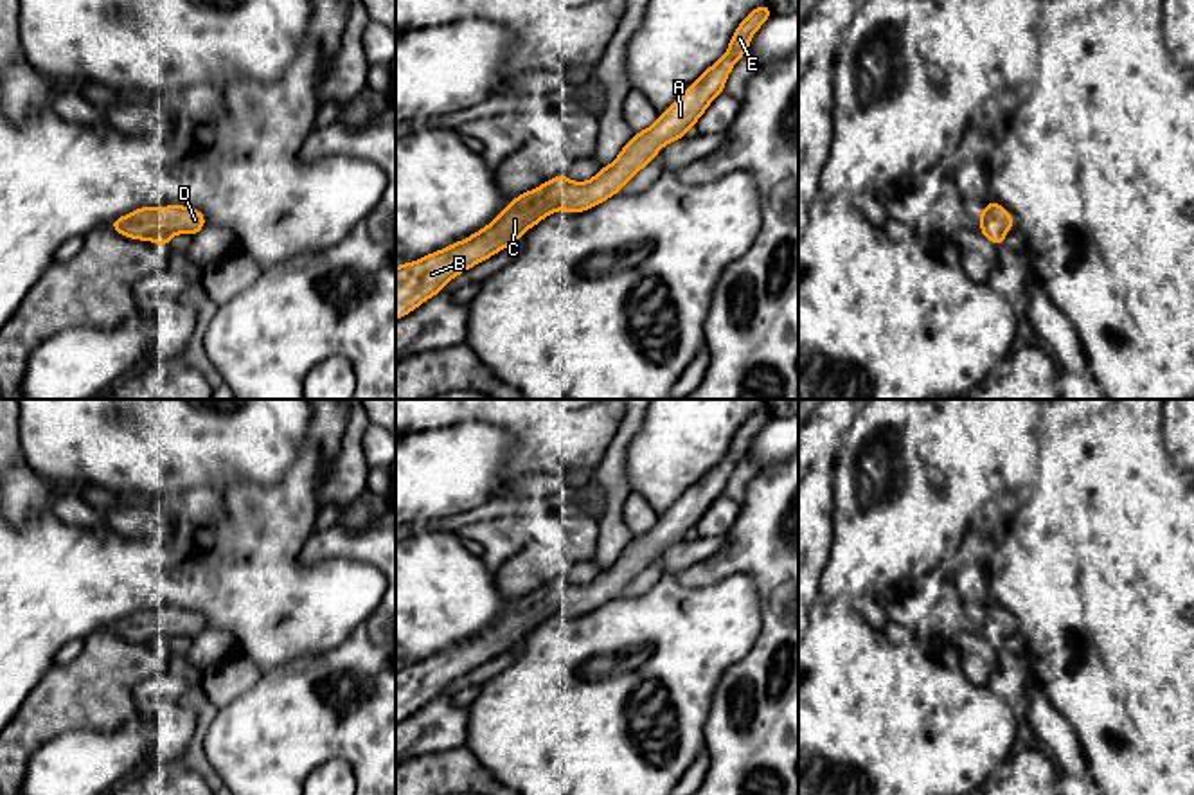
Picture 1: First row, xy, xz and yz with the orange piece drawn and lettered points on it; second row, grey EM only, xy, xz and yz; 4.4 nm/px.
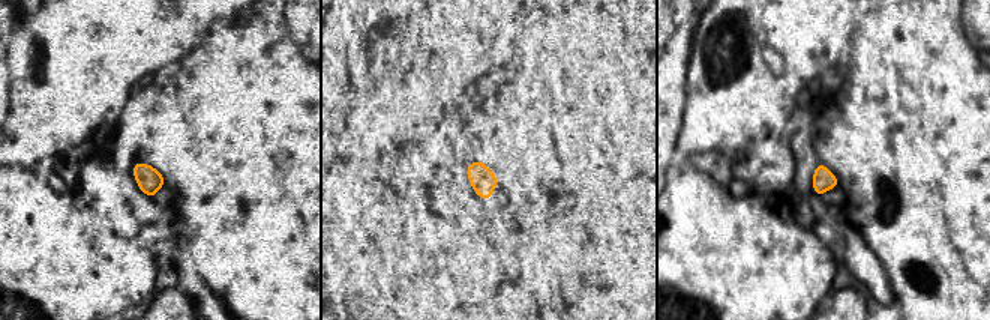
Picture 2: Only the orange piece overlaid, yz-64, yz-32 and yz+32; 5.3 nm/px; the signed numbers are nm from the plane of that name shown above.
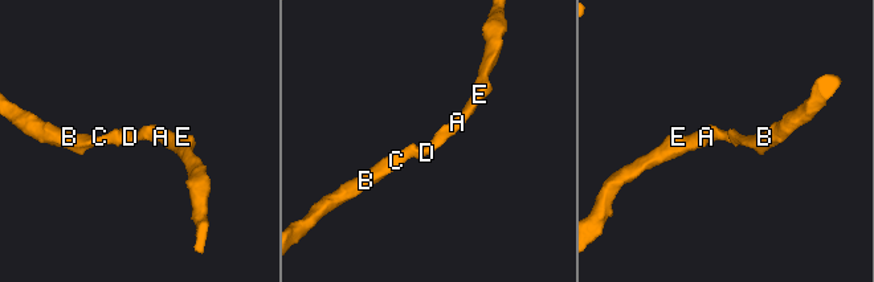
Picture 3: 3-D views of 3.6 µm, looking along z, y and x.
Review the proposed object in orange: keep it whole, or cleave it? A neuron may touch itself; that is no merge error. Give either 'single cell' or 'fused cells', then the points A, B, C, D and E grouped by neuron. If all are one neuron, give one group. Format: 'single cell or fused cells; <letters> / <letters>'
single cell; A B C D E

